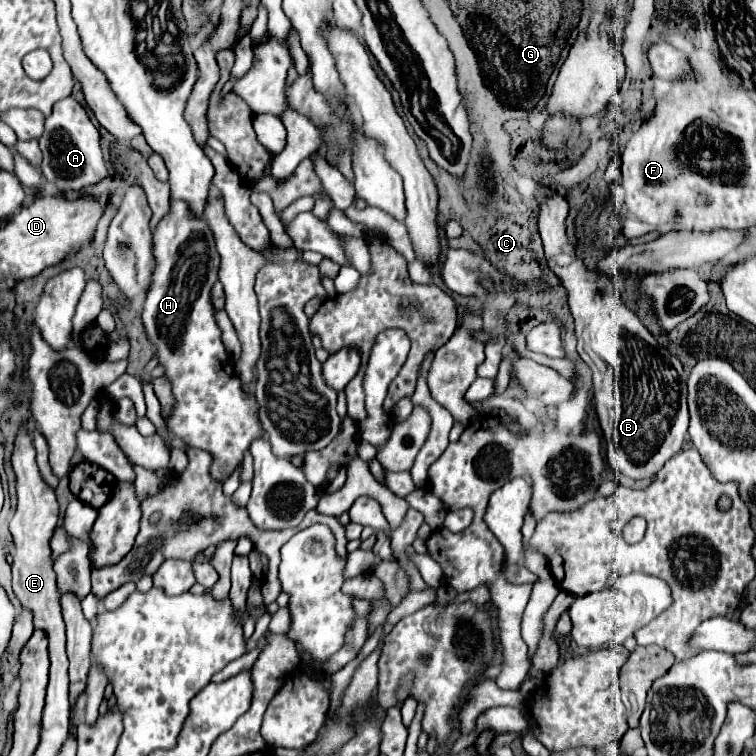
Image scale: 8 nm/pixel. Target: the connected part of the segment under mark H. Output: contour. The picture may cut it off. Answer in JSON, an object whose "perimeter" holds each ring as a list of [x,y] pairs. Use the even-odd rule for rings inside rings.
{"perimeter":[[[170,203],[164,223],[154,231],[154,271],[142,323],[172,387],[174,407],[166,417],[168,431],[188,447],[208,451],[212,455],[210,477],[224,483],[242,463],[250,443],[264,435],[264,429],[258,419],[256,397],[252,391],[248,395],[242,389],[214,321],[210,287],[216,281],[220,255],[216,255],[212,231],[202,219],[188,219],[186,213],[184,203]]]}

